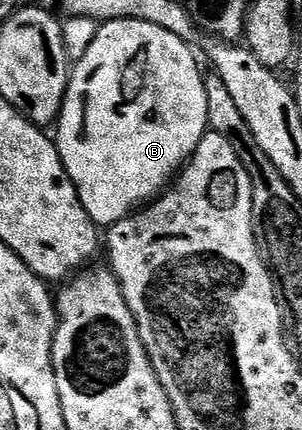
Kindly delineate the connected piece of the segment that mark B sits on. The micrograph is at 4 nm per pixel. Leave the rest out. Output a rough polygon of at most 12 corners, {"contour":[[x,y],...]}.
{"contour":[[108,20],[69,72],[61,162],[97,226],[209,131],[192,45]]}

